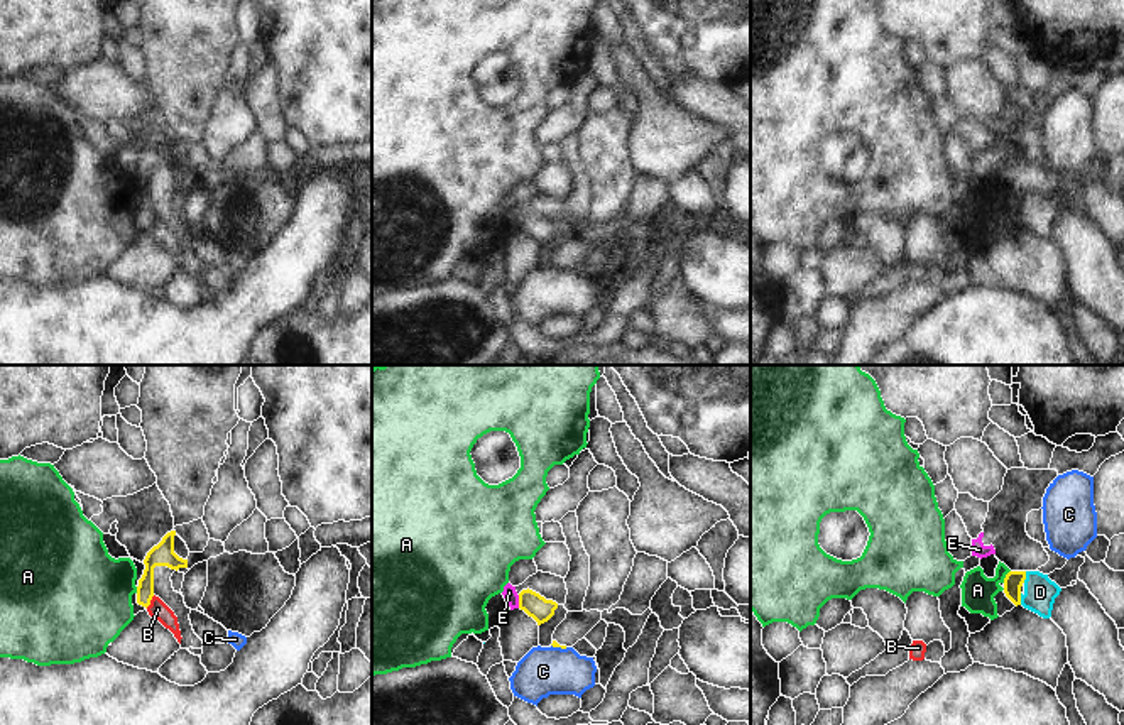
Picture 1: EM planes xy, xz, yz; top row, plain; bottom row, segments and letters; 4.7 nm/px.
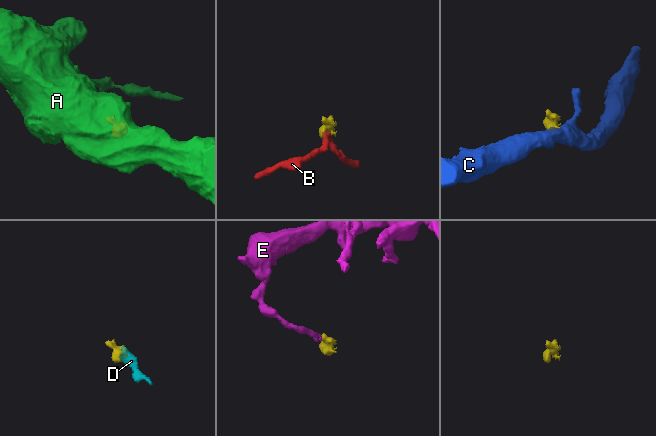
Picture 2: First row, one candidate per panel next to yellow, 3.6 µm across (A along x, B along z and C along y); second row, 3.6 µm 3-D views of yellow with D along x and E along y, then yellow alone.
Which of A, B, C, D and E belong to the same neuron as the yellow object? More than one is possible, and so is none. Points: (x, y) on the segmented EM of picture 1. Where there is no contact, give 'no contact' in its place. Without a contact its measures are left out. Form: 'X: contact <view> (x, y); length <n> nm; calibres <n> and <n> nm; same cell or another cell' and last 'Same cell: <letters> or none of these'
A: contact yz (1006, 577); length 70 nm; calibres 90 and 160 nm; another cell
B: contact xy (149, 602); length 80 nm; calibres 110 and 90 nm; another cell
C: contact xz (560, 646); length 80 nm; calibres 30 and 240 nm; another cell
D: contact yz (1025, 577); length 60 nm; calibres 90 and 160 nm; same cell
E: contact xz (519, 602); length 60 nm; calibres 110 and 70 nm; another cell
Same cell: D

